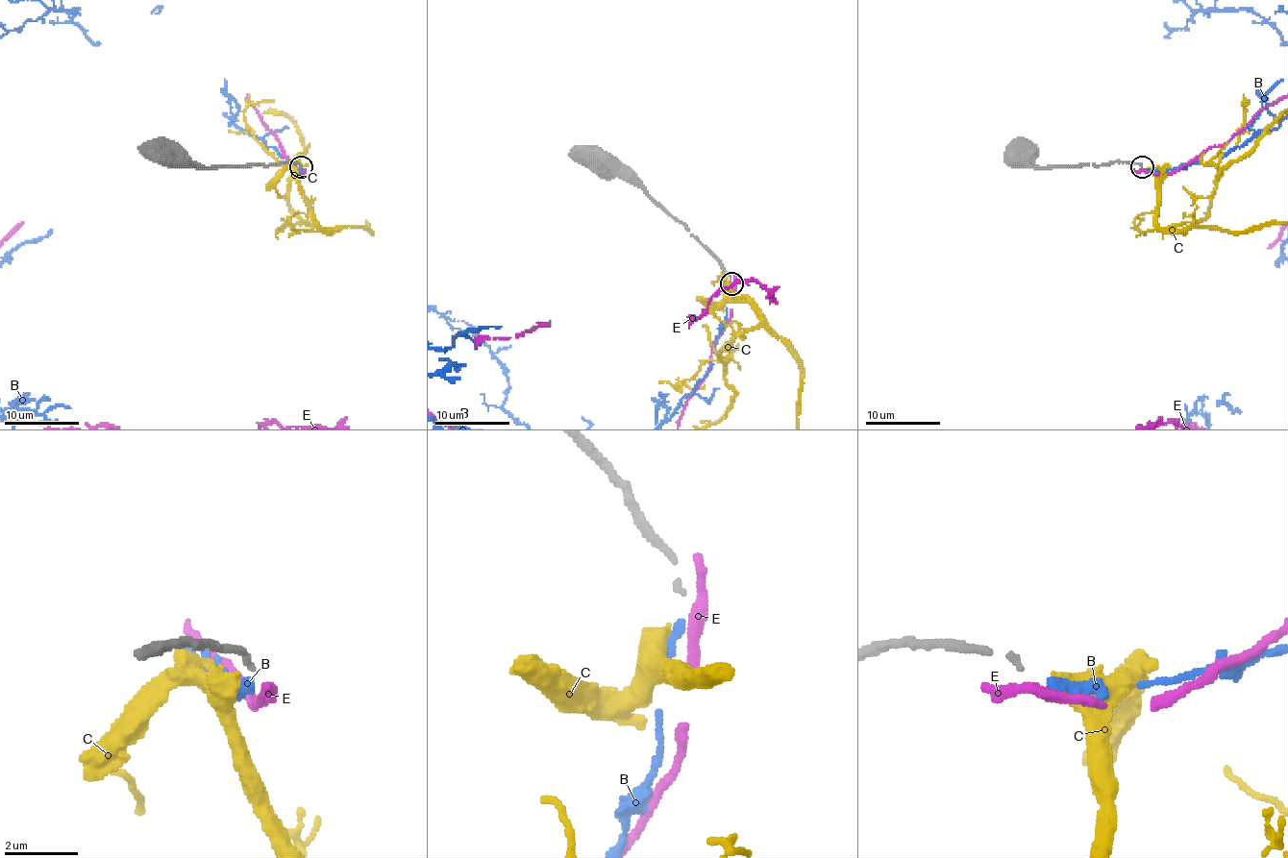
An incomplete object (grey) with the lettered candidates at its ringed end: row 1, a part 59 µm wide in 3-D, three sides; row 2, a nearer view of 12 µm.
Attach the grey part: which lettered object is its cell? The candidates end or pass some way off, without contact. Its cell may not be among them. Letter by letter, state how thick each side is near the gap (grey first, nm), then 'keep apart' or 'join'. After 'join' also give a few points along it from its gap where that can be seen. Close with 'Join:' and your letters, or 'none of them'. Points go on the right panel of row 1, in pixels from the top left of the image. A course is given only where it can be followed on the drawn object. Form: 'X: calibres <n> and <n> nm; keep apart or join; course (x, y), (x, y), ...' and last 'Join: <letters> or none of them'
B: calibres 150 and 240 nm; join
C: calibres 150 and 460 nm; keep apart
E: calibres 150 and 300 nm; keep apart
Join: B

